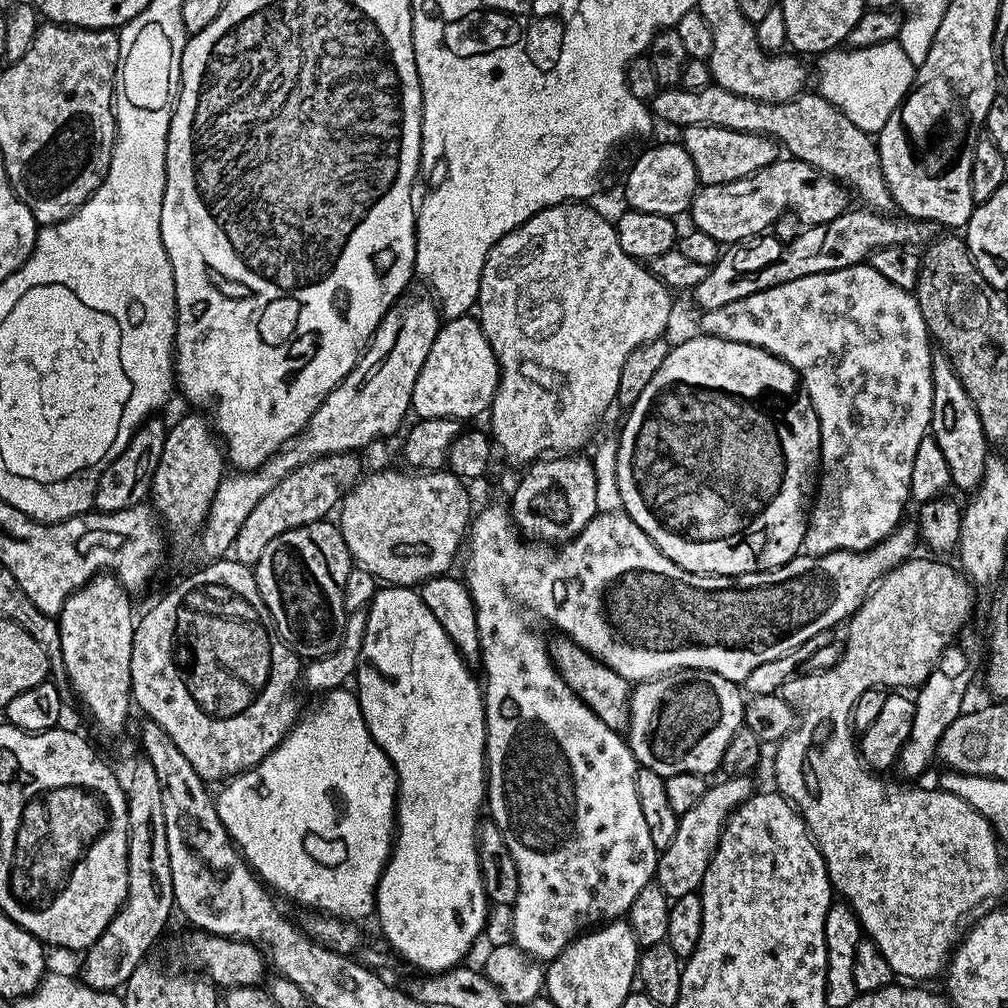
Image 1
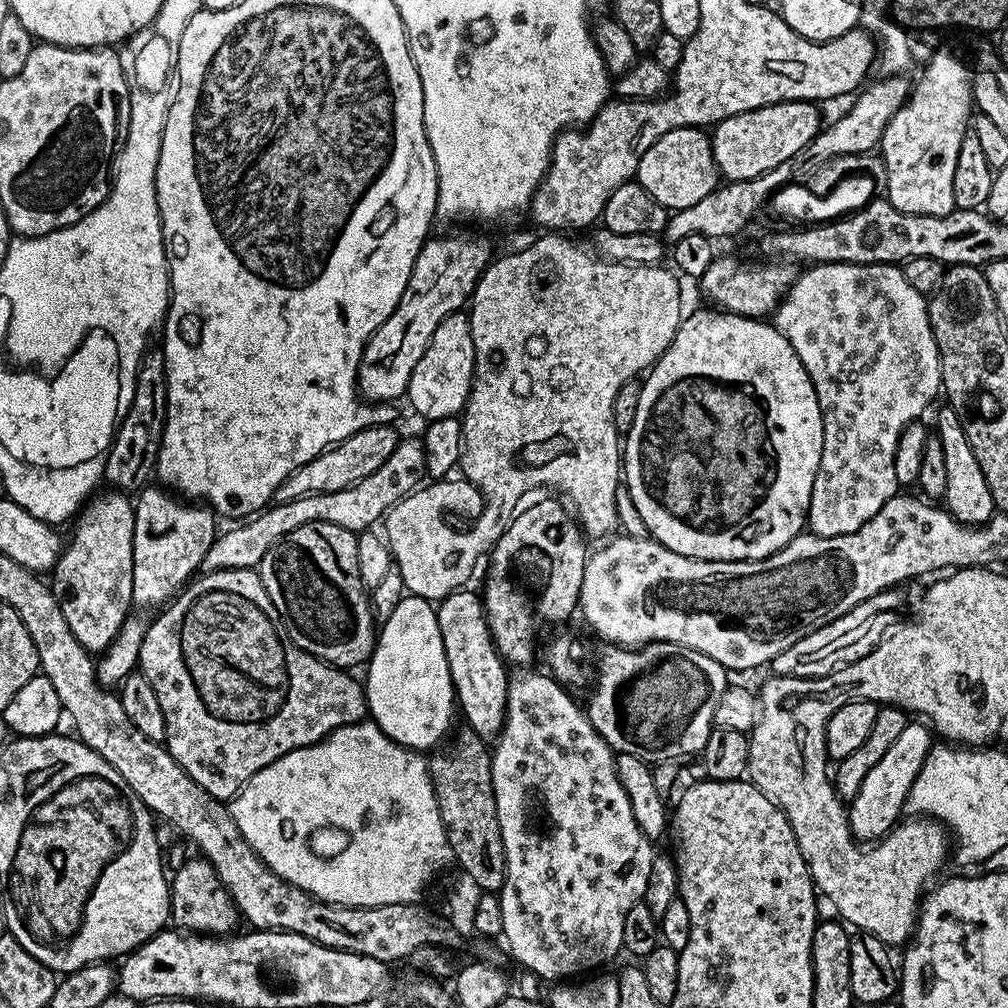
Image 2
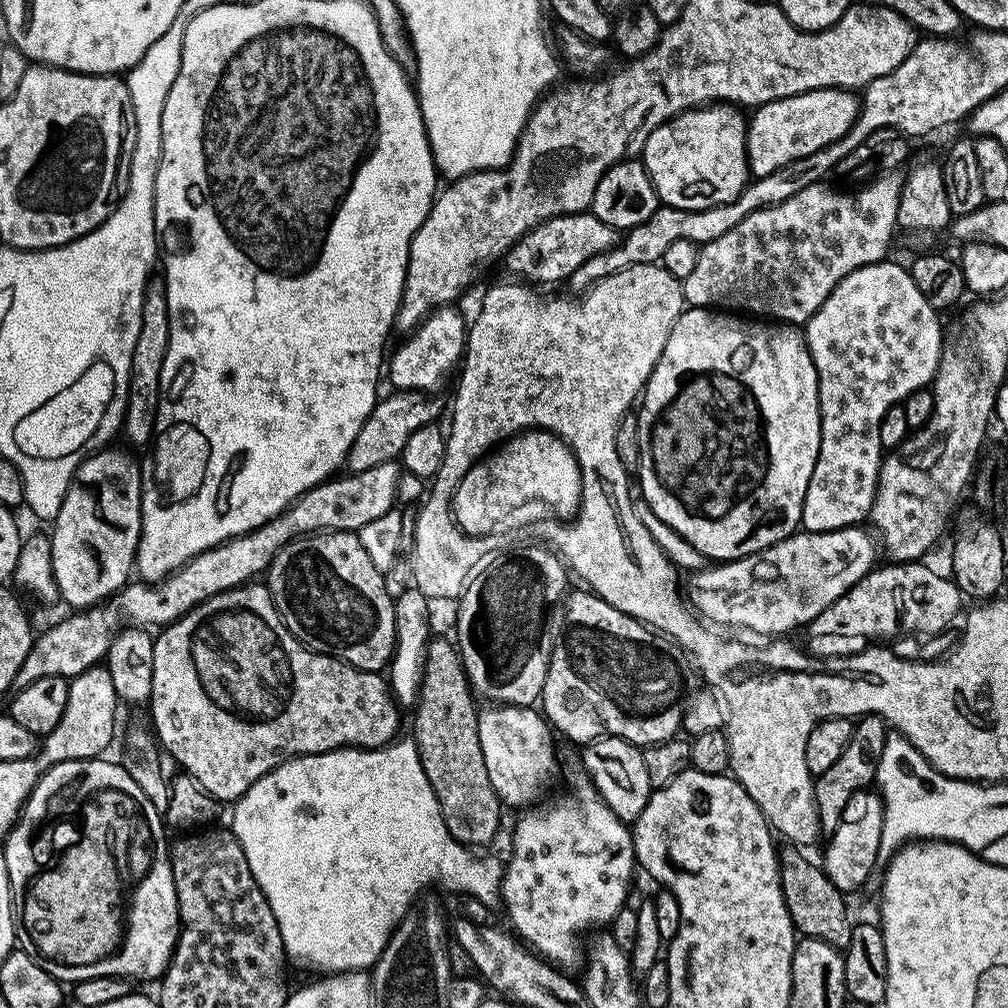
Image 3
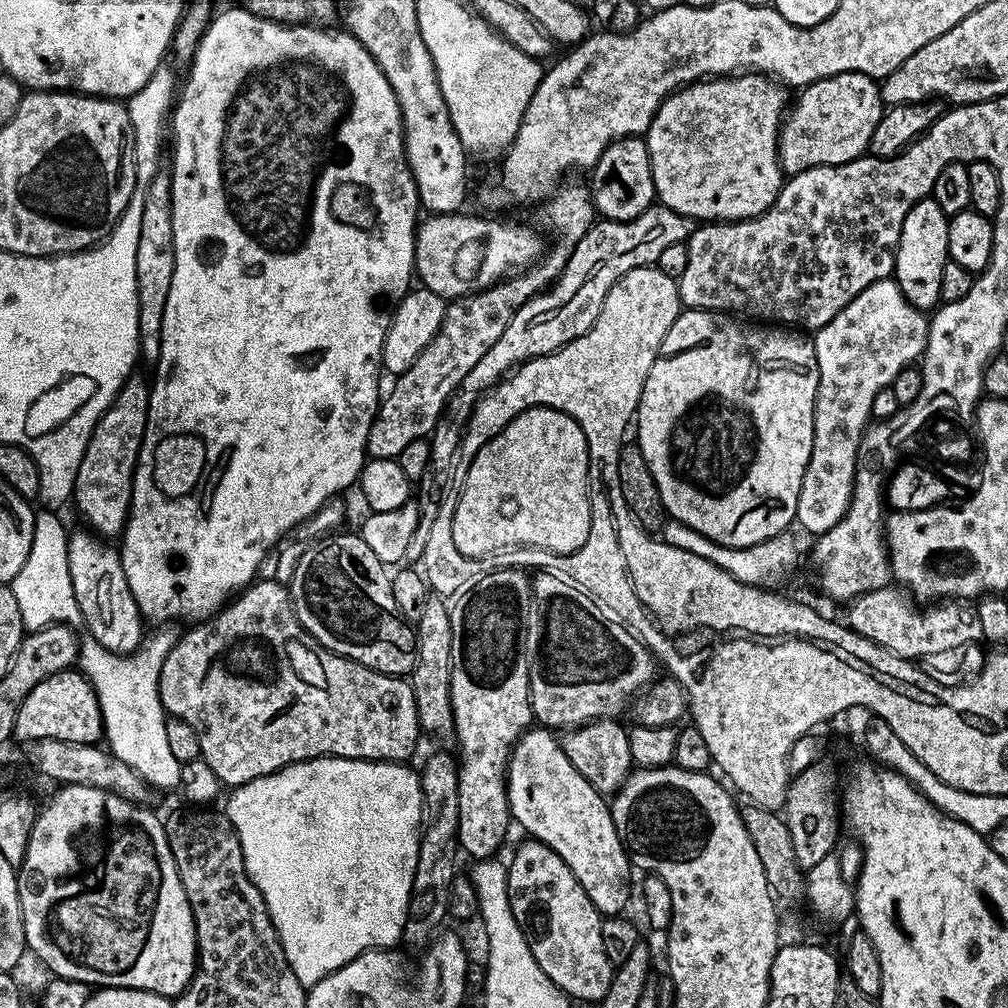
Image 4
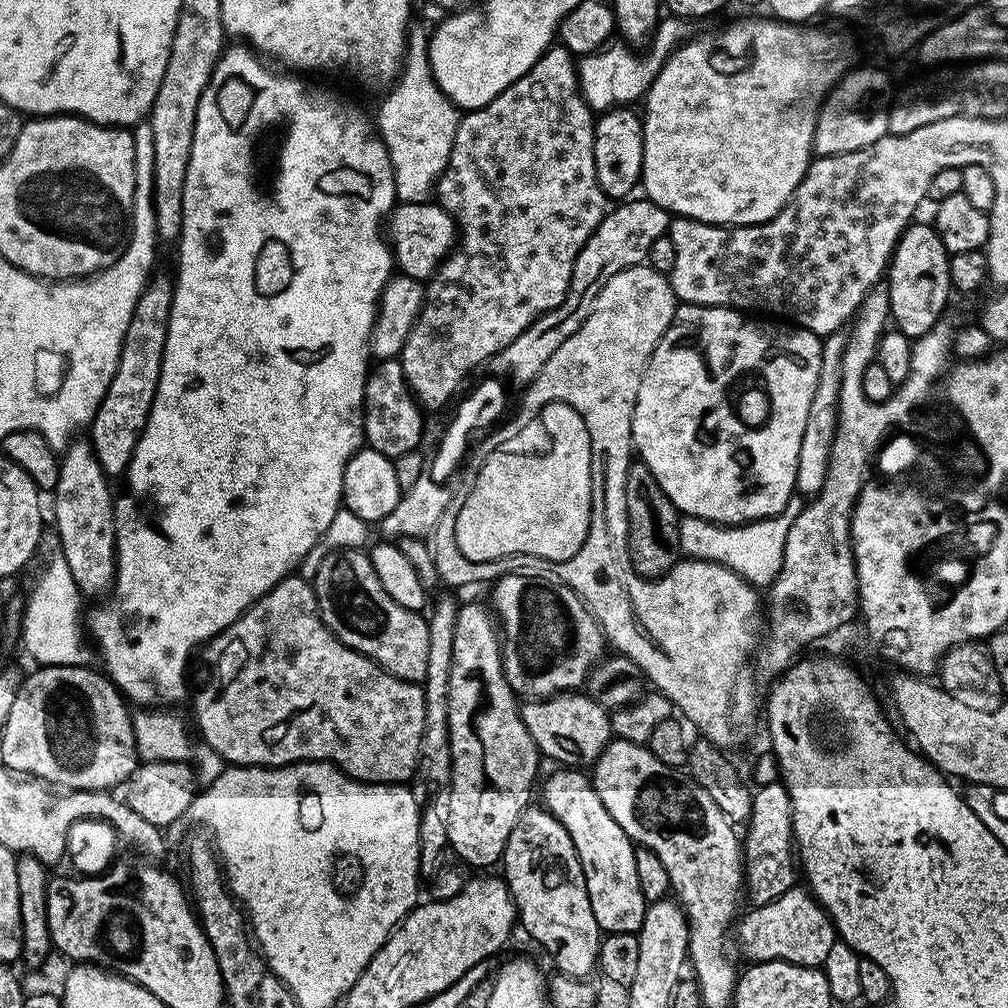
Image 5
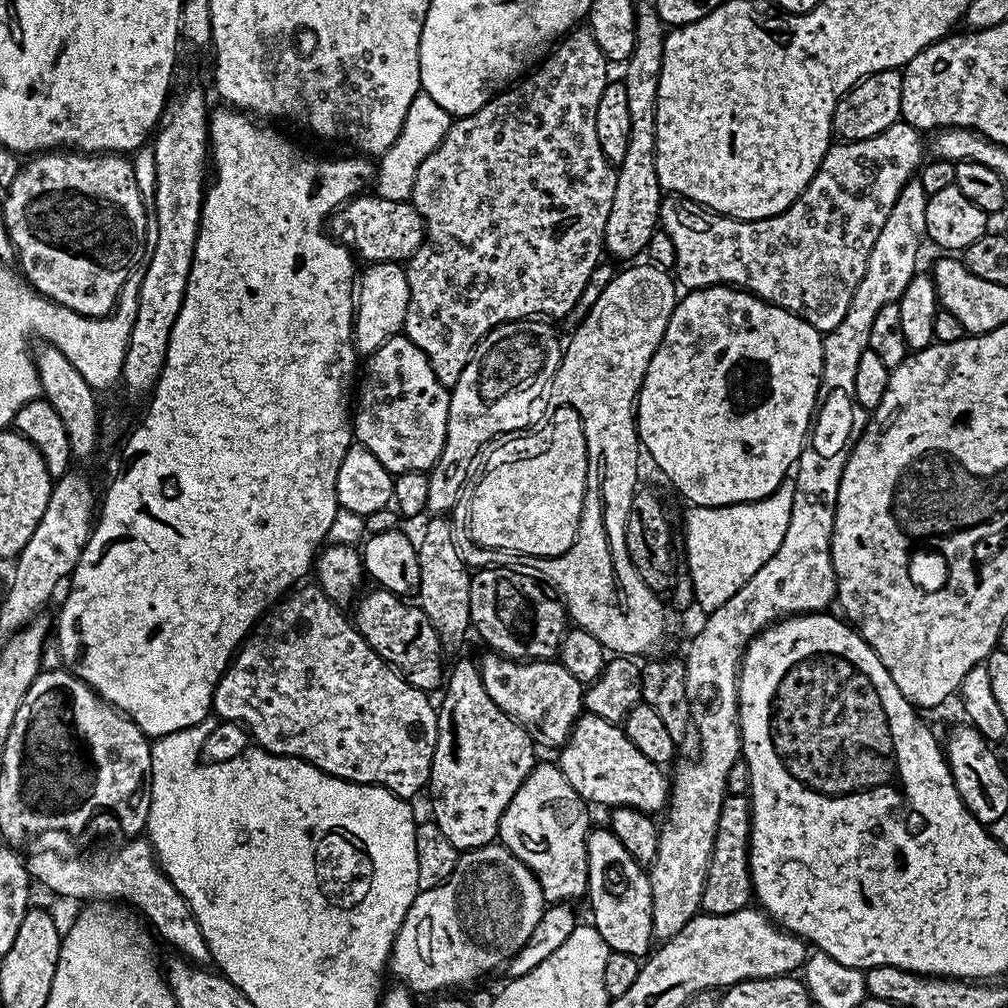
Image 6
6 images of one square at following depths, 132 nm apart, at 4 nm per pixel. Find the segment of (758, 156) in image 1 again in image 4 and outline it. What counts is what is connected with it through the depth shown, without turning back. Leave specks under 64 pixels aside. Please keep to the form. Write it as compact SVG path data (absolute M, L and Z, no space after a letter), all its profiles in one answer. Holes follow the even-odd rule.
M843 72L807 85L797 96L800 97L797 100L795 97L780 126L778 151L780 167L785 173L795 174L814 166L845 164L868 152L870 138L876 133L878 122L886 111L884 99L880 96L880 84L873 77L861 72Z

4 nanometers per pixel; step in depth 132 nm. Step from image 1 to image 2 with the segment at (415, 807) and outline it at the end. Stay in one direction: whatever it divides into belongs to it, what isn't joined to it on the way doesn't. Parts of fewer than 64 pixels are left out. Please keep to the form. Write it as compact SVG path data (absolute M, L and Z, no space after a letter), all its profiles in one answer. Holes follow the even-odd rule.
M411 594L402 596L394 612L379 625L376 648L372 651L366 671L368 716L394 742L413 750L432 750L449 735L453 727L452 711L455 713L458 705L456 692L452 688L450 666L446 666L446 650L442 650L442 630L438 630L436 609L429 601Z

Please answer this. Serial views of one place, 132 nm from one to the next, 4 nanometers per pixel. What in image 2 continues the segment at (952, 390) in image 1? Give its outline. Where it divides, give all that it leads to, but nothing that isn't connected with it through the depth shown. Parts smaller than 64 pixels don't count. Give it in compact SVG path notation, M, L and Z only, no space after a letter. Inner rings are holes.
M941 407L936 416L934 434L942 442L942 458L946 458L946 490L942 497L943 507L960 524L984 524L996 512L994 498L990 498L990 486L986 486L986 477L982 475L982 466L978 466L978 458L974 458L974 450L970 450L970 442L966 438L966 430L950 407Z

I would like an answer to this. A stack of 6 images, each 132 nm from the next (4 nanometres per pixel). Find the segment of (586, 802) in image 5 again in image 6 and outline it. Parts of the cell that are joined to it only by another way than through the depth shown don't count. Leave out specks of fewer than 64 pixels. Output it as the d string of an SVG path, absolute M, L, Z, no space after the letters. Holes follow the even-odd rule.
M604 827L597 832L596 829L589 831L586 900L592 903L591 923L613 952L644 958L653 947L652 887L648 878L649 873L637 860L630 858L630 854L626 854L626 846L618 842L611 830Z

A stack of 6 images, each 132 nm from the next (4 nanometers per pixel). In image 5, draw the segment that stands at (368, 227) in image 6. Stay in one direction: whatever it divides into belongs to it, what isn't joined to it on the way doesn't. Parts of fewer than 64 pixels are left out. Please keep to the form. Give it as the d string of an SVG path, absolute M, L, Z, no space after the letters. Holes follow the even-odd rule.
M438 202L427 204L397 203L386 220L386 236L394 253L394 264L403 275L427 281L457 247L456 219Z

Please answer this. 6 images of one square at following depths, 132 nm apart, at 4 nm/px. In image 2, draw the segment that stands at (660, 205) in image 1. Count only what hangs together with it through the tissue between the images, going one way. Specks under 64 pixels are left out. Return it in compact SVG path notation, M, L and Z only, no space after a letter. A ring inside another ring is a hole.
M679 128L670 130L670 134L662 134L662 138L658 138L658 142L654 142L646 154L642 154L635 179L663 208L675 210L702 202L706 194L718 187L709 133L704 128Z

